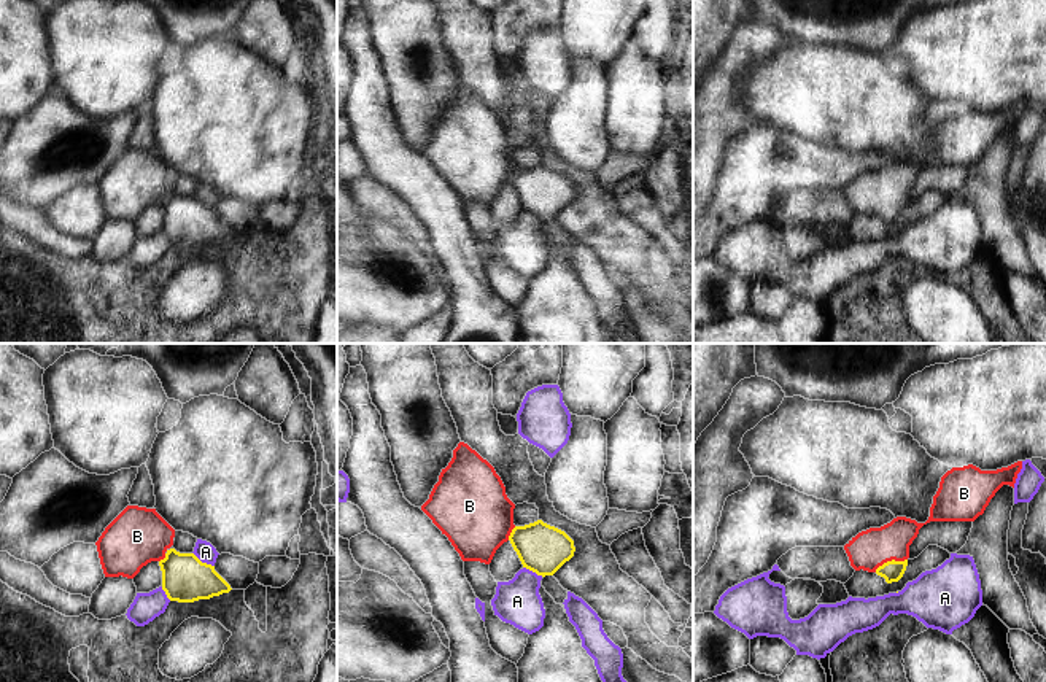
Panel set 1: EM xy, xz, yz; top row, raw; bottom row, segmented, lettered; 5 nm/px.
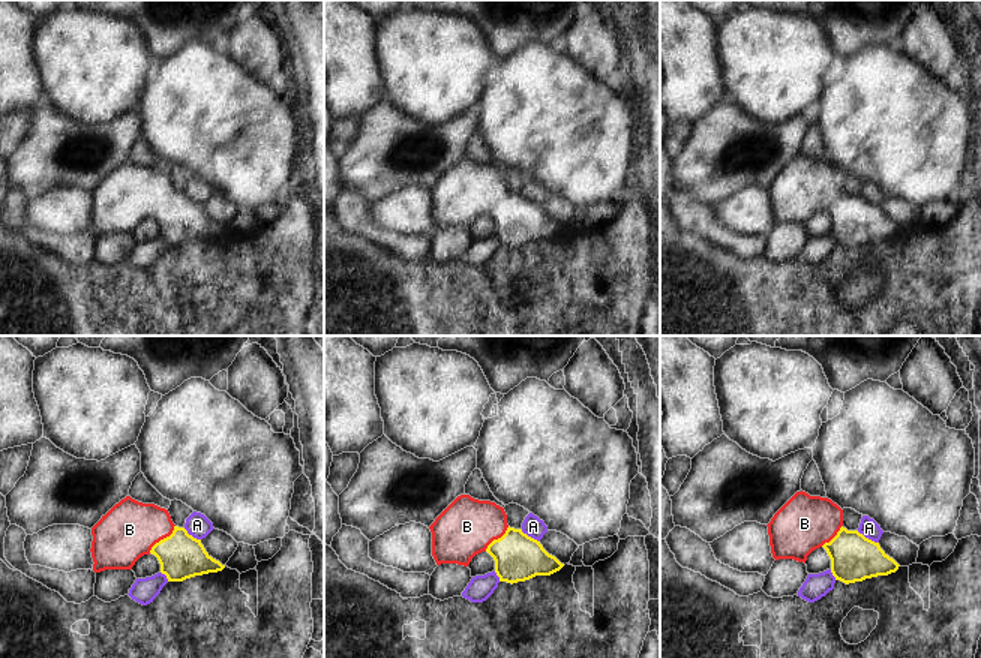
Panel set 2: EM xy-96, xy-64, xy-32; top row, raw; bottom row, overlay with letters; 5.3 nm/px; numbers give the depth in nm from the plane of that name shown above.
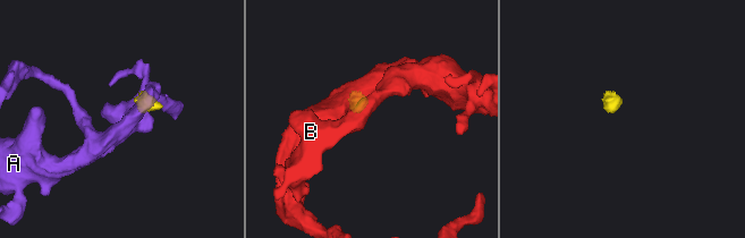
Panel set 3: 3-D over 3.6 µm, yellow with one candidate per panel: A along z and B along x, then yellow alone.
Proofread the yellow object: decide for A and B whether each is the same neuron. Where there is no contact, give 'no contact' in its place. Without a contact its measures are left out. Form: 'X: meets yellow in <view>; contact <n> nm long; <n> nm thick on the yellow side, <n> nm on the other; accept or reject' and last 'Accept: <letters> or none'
A: meets yellow in xy; contact 130 nm long; 240 nm thick on the yellow side, 100 nm on the other; reject
B: meets yellow in yz; contact 180 nm long; 110 nm thick on the yellow side, 200 nm on the other; accept
Accept: B

